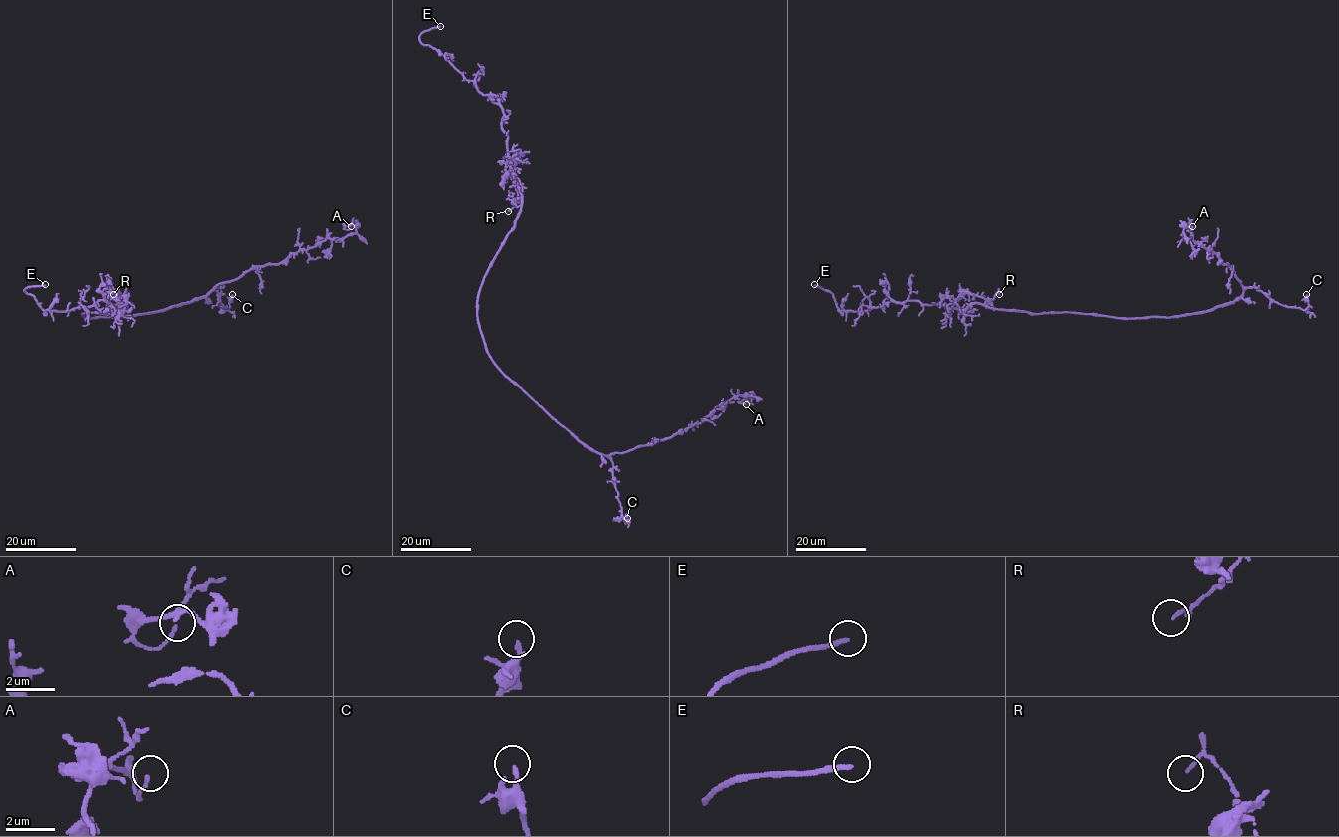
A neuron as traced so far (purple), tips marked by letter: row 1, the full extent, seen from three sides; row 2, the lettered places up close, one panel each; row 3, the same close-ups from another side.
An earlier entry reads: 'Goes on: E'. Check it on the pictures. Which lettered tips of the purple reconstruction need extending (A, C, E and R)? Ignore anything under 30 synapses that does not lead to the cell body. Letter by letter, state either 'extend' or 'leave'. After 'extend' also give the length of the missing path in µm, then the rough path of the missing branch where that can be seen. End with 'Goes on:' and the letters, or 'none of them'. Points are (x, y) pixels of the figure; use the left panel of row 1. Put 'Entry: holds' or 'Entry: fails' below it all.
A: leave
C: leave
E: extend; missing 35 µm; course (45, 284), (53, 283), (73, 263), (97, 255), (103, 247), (105, 226)
R: leave
Goes on: E
Entry: holds

